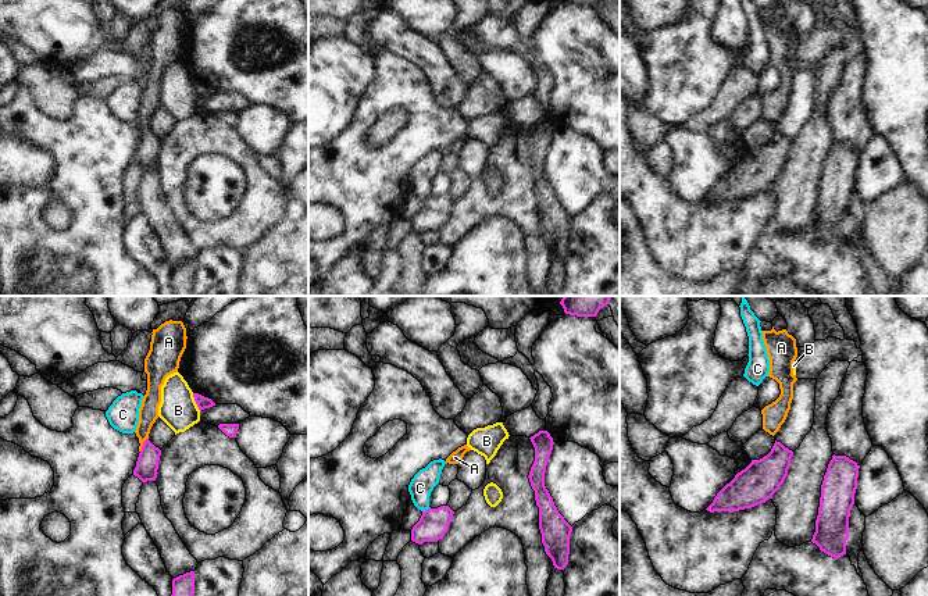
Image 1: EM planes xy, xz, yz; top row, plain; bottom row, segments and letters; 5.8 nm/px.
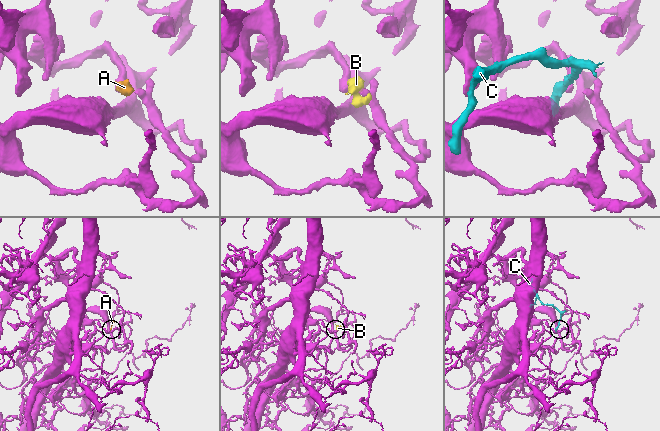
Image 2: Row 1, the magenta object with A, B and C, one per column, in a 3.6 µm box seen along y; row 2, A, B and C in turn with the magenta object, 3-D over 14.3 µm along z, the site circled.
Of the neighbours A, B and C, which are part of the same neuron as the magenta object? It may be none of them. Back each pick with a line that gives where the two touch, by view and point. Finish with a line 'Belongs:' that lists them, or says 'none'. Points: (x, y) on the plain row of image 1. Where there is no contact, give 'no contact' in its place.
A: meets magenta in xy at (143, 134)
Belongs: A

